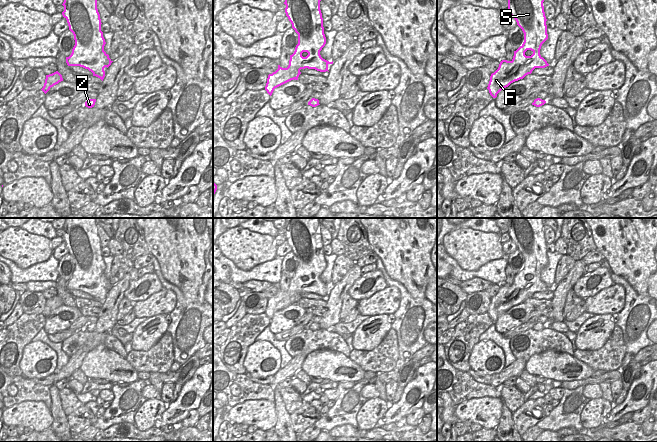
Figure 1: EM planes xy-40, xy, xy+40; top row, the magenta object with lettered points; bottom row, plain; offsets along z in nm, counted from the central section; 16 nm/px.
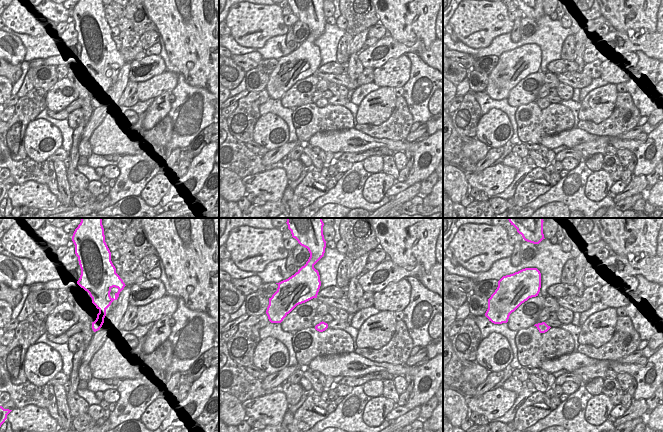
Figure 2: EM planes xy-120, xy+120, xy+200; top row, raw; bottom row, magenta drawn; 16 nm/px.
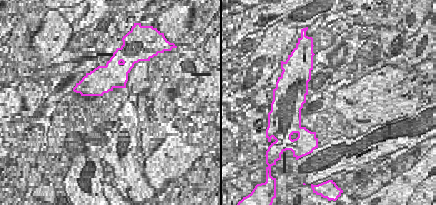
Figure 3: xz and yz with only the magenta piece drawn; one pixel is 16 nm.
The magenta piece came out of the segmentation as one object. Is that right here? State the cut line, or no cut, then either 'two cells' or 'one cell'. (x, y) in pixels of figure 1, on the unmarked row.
no cut; one cell

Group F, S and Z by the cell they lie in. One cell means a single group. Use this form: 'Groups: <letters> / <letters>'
Groups: F S Z

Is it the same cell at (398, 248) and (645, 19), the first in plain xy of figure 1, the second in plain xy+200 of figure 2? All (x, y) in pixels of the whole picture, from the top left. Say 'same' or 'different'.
same

